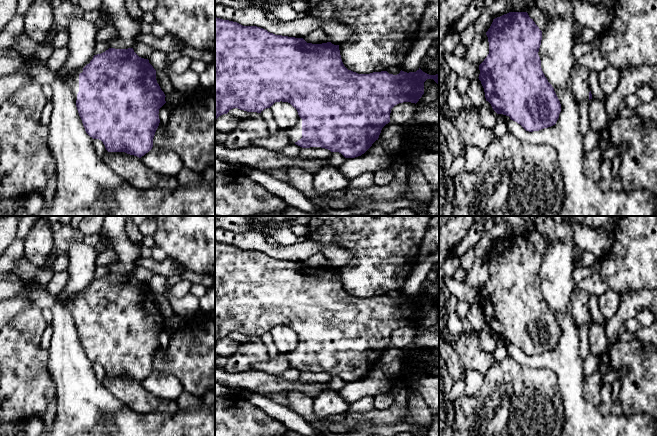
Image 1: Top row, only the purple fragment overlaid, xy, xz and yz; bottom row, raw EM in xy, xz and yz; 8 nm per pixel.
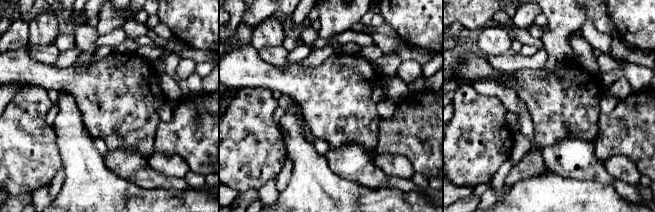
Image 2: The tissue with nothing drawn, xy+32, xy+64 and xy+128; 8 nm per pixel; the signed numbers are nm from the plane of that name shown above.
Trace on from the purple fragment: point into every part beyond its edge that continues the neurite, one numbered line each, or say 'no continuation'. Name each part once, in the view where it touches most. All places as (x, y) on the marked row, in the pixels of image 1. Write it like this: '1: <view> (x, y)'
1: xy (74, 81)

